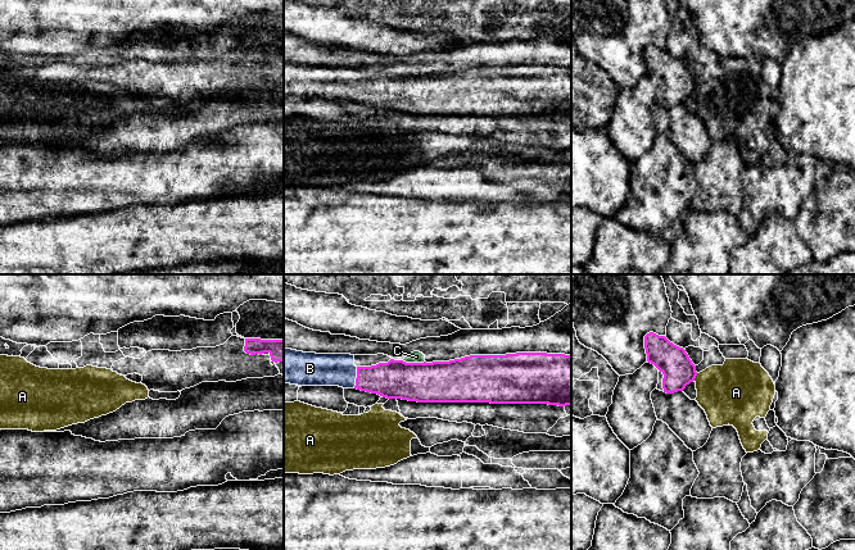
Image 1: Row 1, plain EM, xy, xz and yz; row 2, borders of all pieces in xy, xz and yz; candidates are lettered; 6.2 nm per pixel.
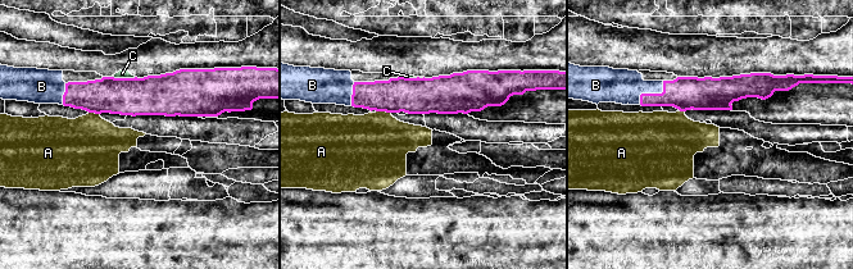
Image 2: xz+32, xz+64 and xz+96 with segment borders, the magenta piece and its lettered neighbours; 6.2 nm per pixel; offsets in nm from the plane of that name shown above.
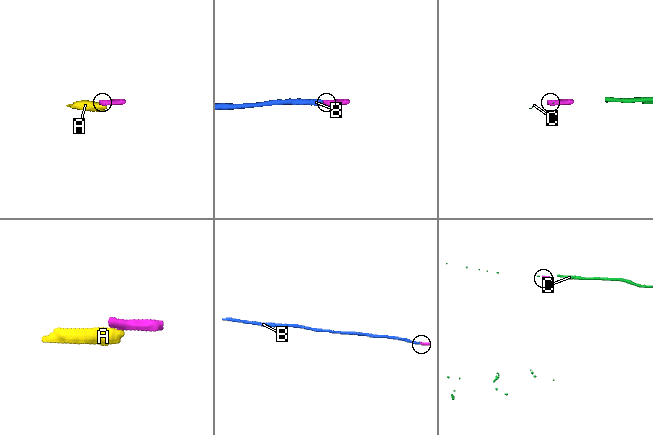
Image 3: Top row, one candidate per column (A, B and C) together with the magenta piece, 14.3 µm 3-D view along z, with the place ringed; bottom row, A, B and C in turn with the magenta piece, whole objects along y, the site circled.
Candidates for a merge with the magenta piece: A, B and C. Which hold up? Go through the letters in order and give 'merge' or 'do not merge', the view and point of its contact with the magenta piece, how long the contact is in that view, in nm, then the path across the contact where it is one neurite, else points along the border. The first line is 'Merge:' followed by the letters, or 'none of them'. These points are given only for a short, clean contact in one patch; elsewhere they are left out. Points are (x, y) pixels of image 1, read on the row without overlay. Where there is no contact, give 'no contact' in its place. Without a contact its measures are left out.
Merge: B
A: do not merge | yz (695, 90) | 50 nm | along yz (697, 86), (693, 92)
B: merge | xz (357, 90) | 140 nm
C: do not merge | xz (414, 76) | 140 nm | along xz (402, 73), (424, 74)

